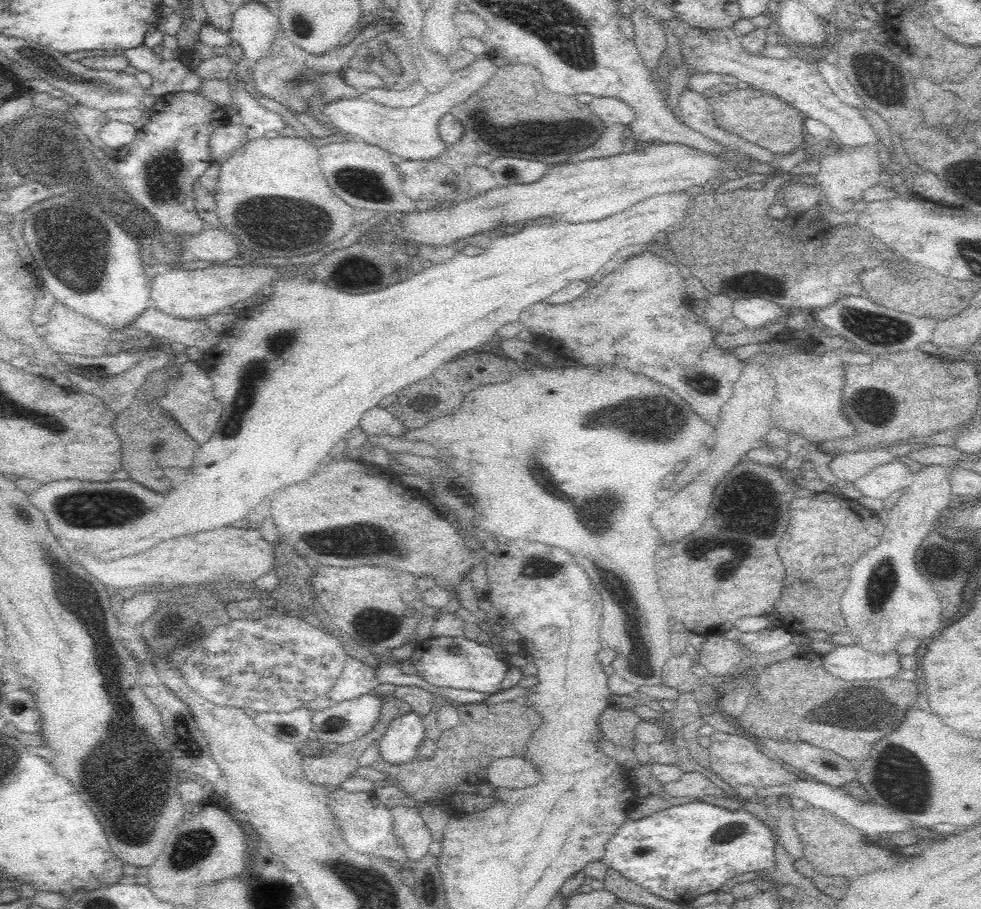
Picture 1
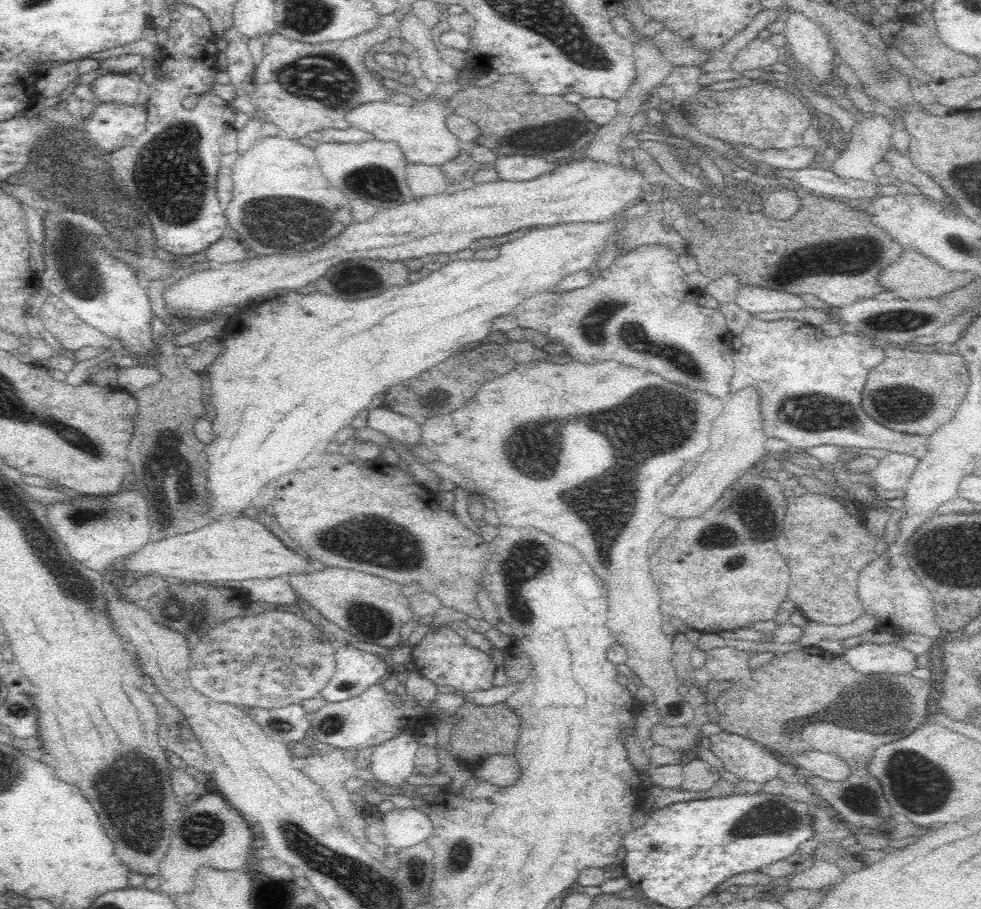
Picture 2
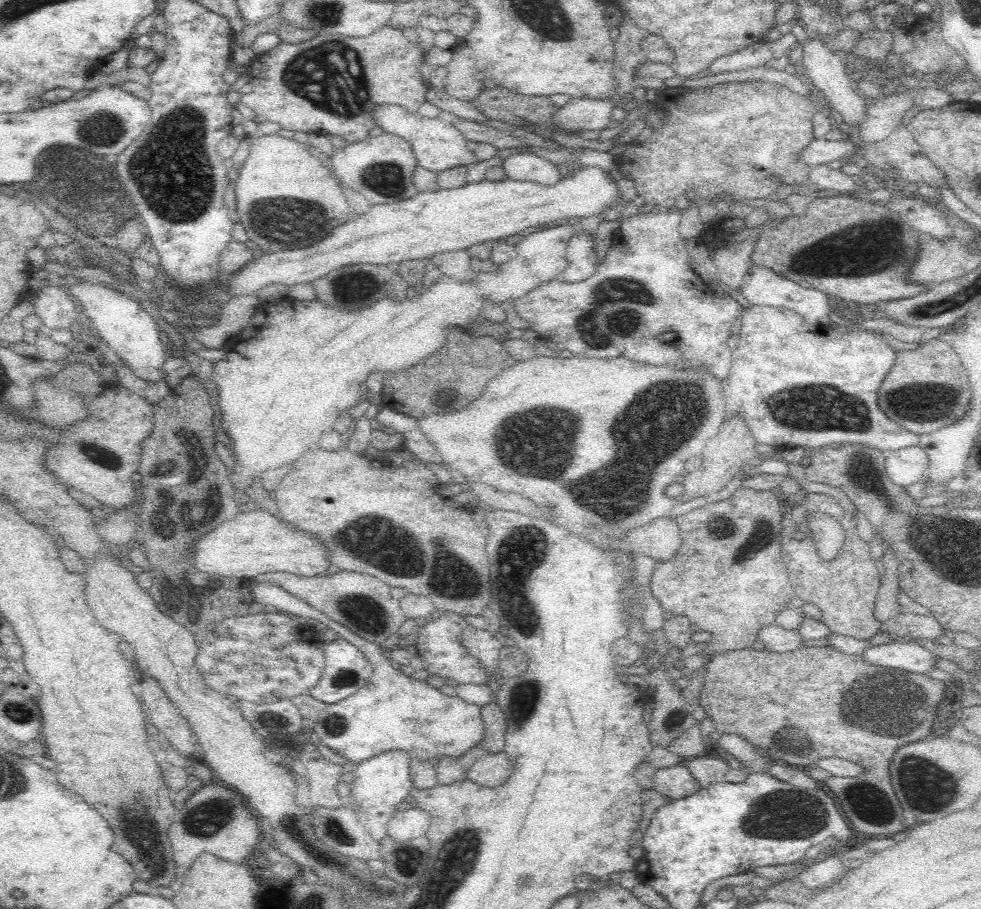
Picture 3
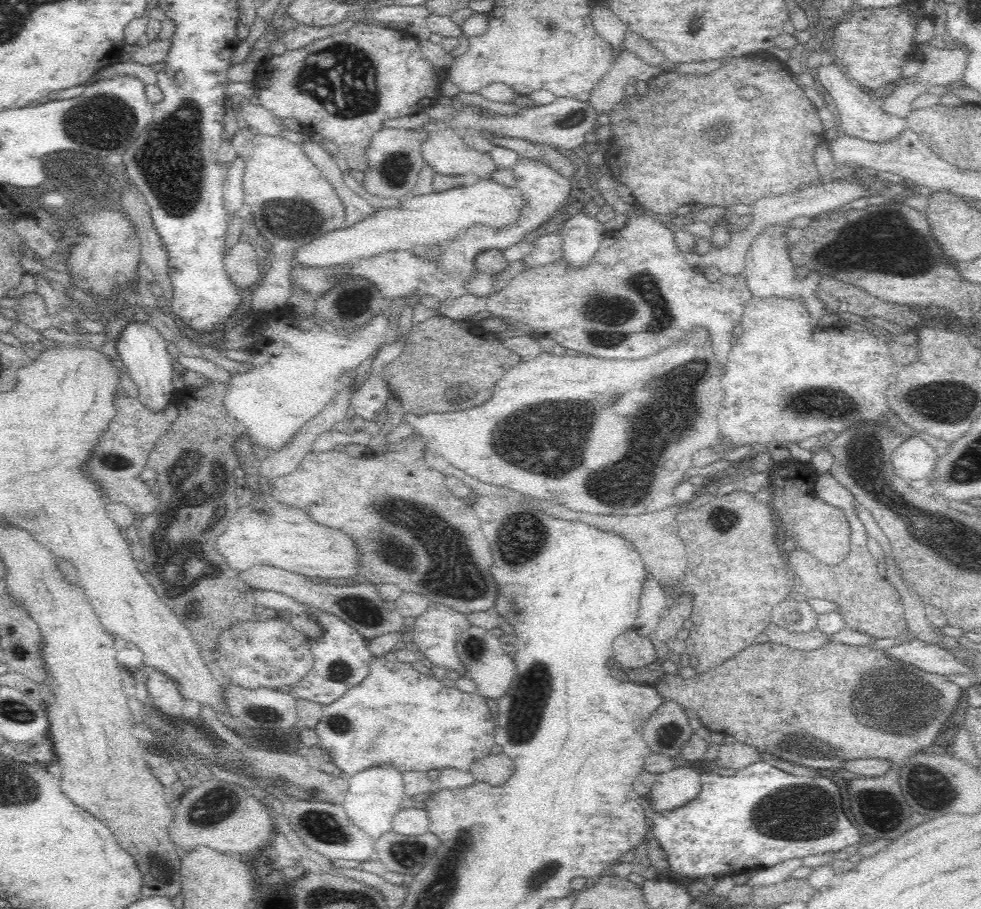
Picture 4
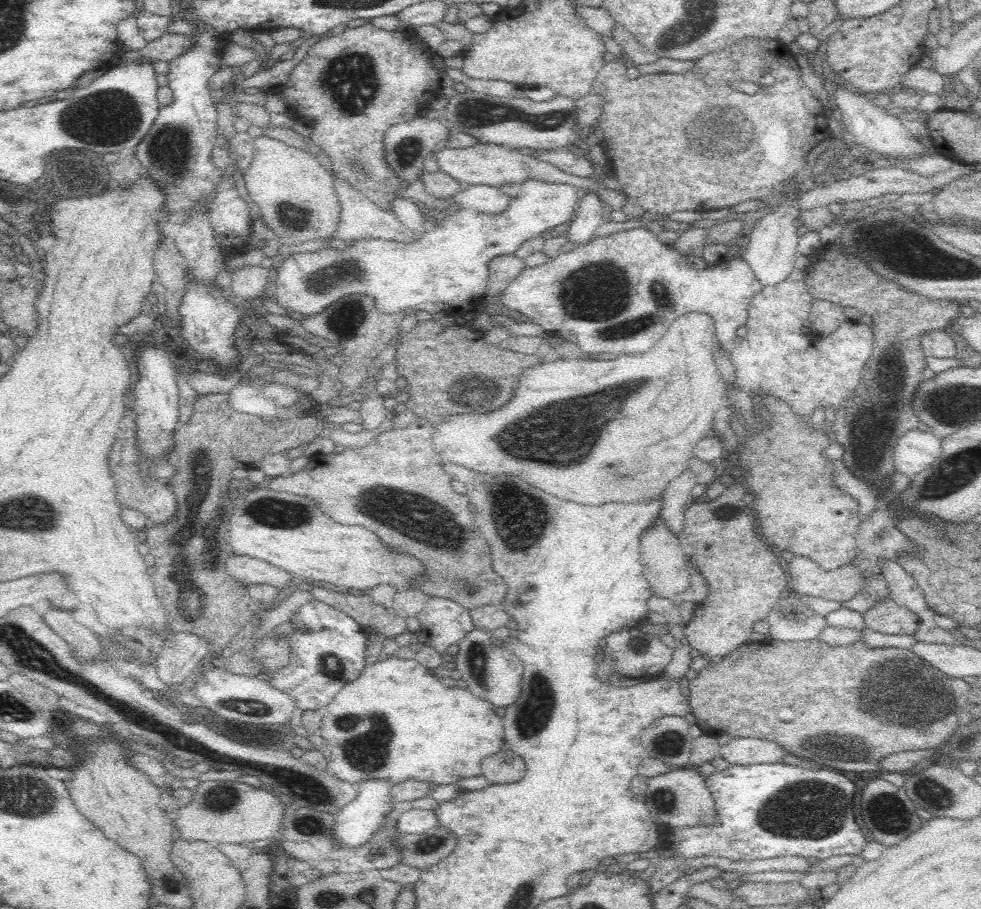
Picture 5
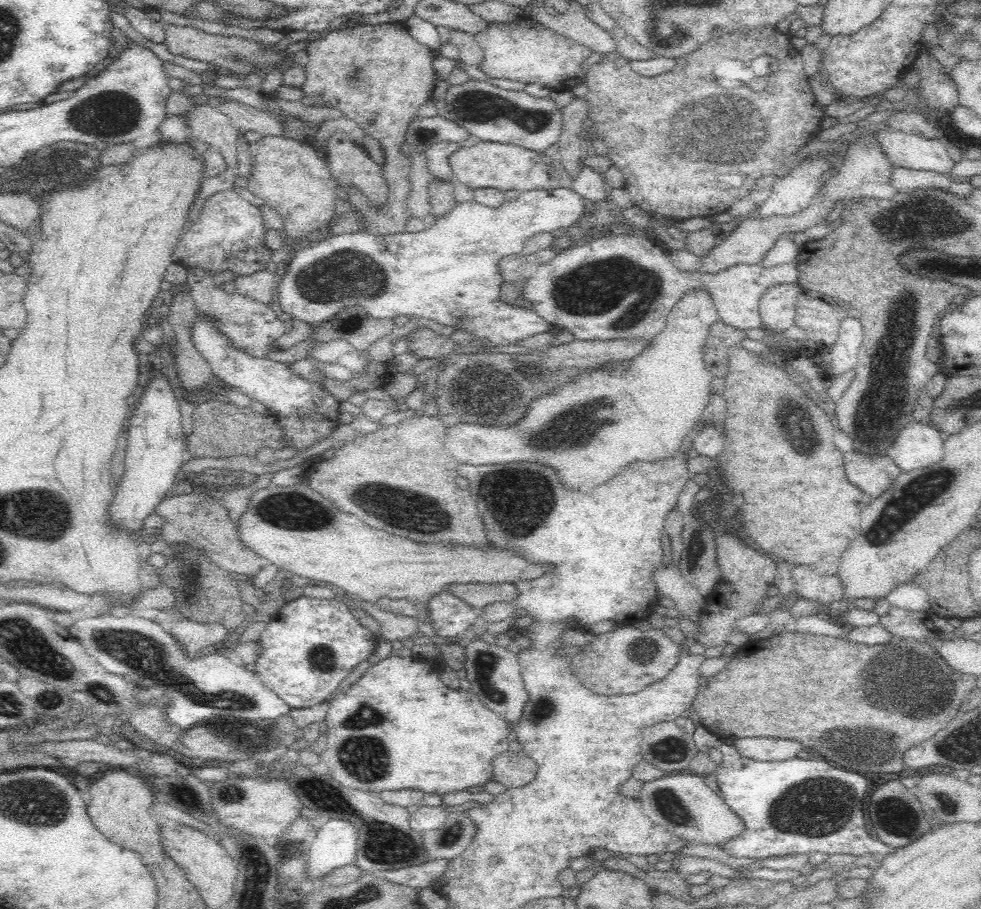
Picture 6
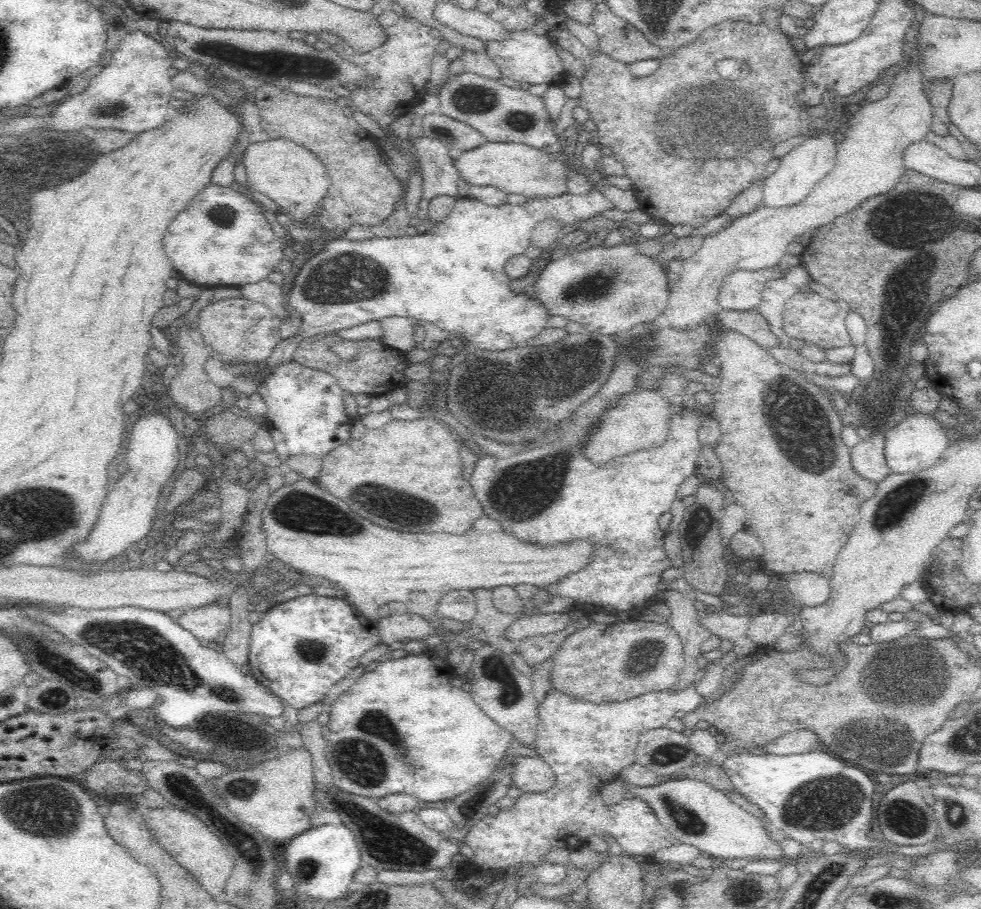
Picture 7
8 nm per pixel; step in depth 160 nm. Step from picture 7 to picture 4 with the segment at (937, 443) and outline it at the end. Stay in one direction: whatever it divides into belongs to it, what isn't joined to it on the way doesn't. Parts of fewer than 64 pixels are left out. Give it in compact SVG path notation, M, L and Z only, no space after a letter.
M914 435L902 441L891 454L894 472L904 480L920 480L936 466L936 451Z

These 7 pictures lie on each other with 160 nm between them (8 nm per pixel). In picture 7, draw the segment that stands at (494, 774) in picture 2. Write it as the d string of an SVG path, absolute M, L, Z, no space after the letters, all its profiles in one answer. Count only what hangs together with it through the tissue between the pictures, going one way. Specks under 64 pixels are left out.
M516 756L510 772L513 785L523 792L546 792L556 782L552 769L542 759Z

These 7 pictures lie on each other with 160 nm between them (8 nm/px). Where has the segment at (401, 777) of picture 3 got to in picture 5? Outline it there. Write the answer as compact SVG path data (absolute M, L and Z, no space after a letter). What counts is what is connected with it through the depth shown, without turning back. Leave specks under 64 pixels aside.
M371 779L355 785L358 792L356 798L352 798L342 810L335 815L335 827L333 828L333 839L341 846L350 850L356 850L364 843L371 840L372 835L379 831L383 822L388 819L390 812L395 812L394 802L390 798L392 785L386 780Z

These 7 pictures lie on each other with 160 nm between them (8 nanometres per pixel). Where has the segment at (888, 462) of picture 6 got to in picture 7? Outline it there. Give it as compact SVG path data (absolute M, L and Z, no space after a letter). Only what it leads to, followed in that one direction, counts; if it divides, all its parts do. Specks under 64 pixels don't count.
M874 433L870 438L861 440L850 452L852 468L862 478L876 484L892 473L885 461L884 440L885 435Z

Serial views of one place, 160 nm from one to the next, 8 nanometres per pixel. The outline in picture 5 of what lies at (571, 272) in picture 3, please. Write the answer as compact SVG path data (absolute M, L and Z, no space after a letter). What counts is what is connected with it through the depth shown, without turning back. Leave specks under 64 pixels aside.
M590 188L590 192L579 199L579 204L566 232L568 242L585 245L596 239L596 230L605 222L602 219L601 202L602 198L596 195L593 188Z

